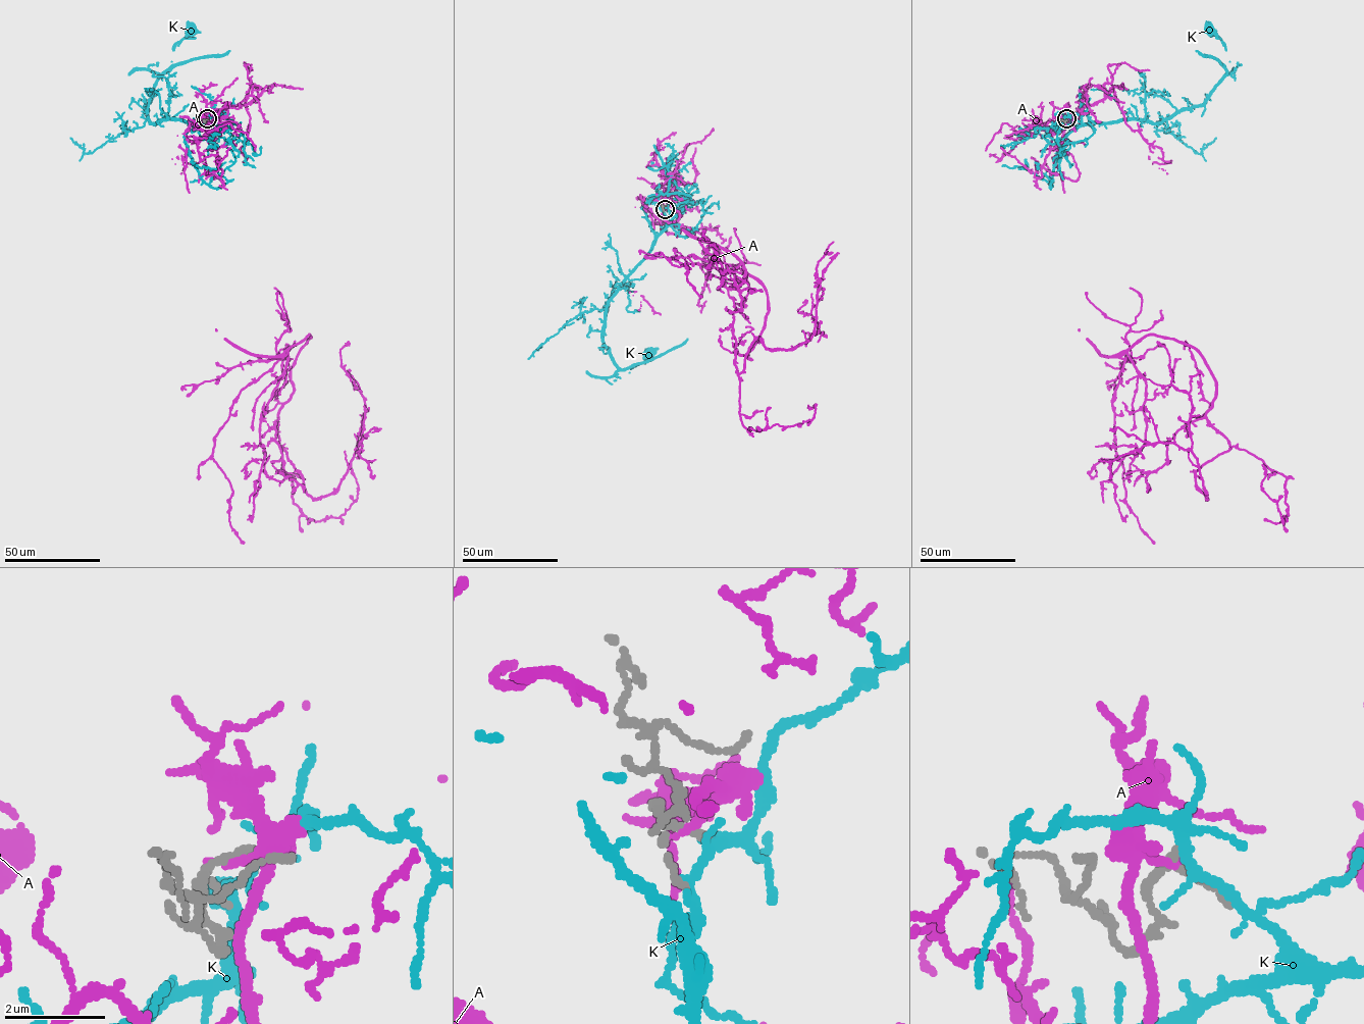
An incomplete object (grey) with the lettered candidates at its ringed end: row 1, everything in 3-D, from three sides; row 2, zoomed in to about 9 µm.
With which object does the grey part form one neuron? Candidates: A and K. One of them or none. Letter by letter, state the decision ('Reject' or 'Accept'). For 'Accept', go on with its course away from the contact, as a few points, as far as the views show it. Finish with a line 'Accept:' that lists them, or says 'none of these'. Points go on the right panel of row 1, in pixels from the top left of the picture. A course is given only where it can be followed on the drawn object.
A: Reject
K: Reject
Accept: none of these

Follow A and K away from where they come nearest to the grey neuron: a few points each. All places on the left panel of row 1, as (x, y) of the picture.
A: (206, 119), (286, 320), (276, 358), (309, 335), (276, 434), (313, 498), (337, 490), (365, 411), (348, 342)
K: (206, 119), (208, 125), (174, 119), (151, 122), (145, 107), (153, 85), (171, 65), (173, 46), (191, 30)

